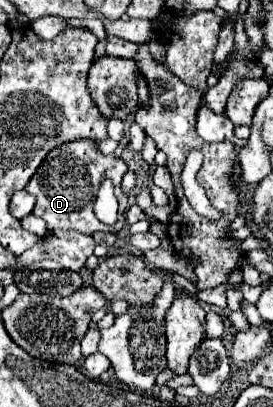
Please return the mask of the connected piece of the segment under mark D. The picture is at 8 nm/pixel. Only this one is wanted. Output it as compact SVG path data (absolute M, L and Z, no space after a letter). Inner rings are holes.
M74 141L70 145L60 145L58 149L50 151L46 155L46 161L42 161L42 165L38 167L38 173L34 173L34 177L26 185L26 191L30 195L36 195L36 205L34 205L32 213L46 221L48 231L76 229L86 235L92 235L96 231L118 233L124 227L124 213L128 211L128 197L120 189L120 181L126 171L128 171L128 165L120 157L102 155L94 141ZM102 179L114 181L116 197L120 201L118 223L114 223L114 225L100 223L92 211Z

